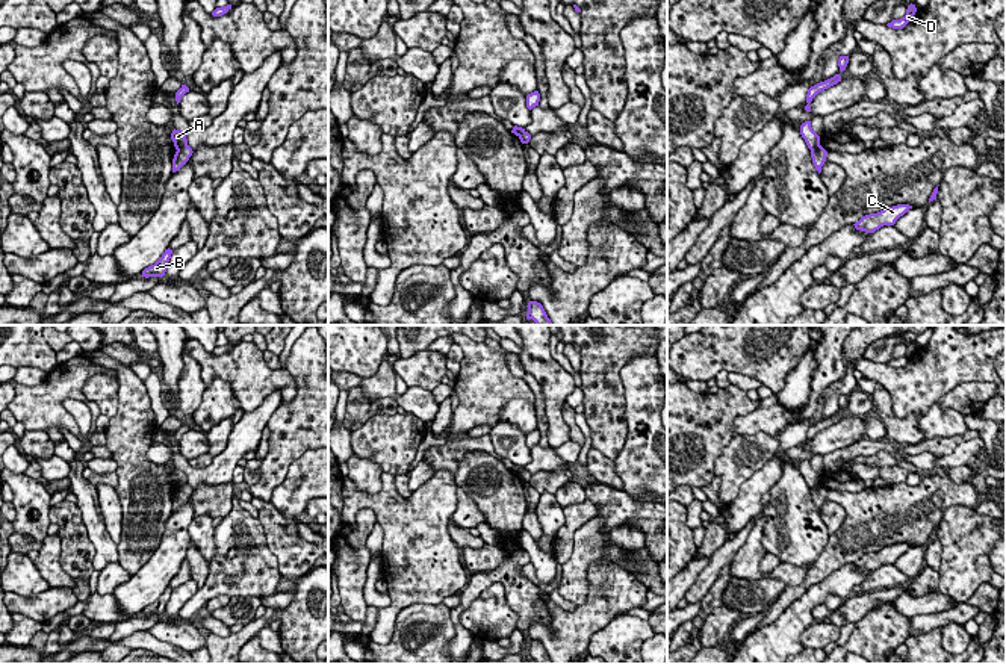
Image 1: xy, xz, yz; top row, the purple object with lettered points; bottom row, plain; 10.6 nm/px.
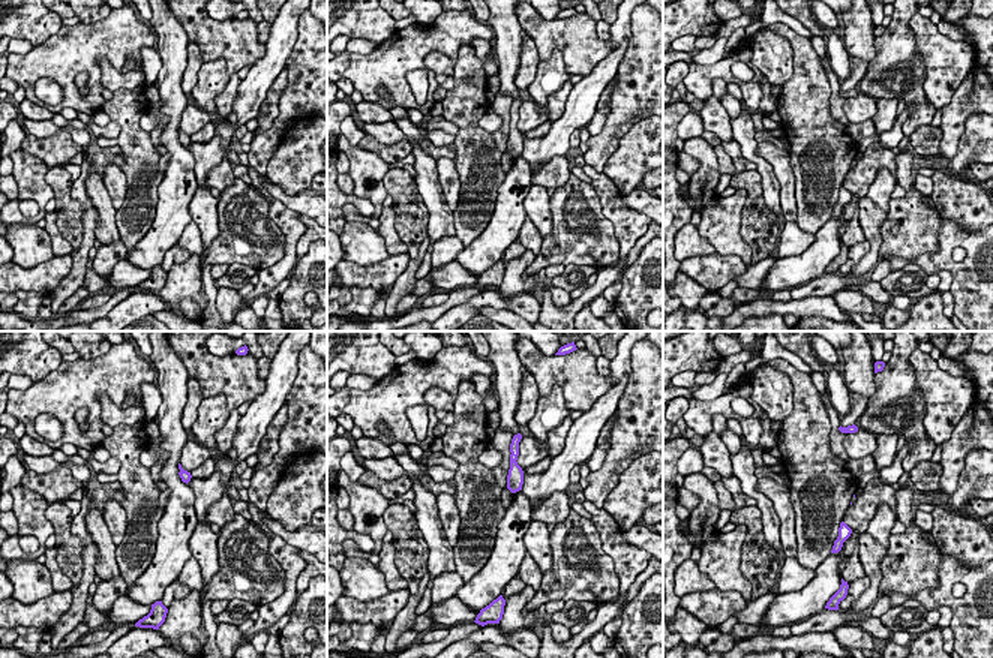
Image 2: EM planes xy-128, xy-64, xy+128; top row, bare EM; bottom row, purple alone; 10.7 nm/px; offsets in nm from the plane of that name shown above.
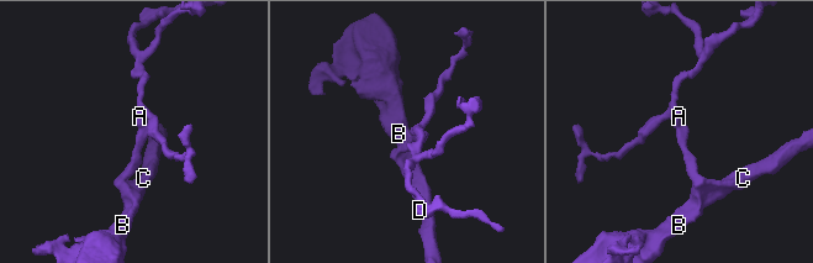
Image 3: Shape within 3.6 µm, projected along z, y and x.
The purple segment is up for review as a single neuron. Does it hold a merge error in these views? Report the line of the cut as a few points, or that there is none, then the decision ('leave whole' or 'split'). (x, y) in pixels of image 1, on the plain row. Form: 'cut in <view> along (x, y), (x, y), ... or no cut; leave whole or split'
cut in xy along (186, 481), (177, 489); split

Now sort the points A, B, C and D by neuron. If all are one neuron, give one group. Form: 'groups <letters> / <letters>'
groups A D / B C

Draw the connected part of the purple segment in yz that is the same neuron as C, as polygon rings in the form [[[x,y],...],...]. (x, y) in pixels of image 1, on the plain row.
[[[897,543],[893,546],[886,546],[877,552],[870,552],[862,555],[855,564],[856,569],[865,572],[874,572],[883,564],[894,564],[896,560],[903,555],[912,545],[909,543]]]

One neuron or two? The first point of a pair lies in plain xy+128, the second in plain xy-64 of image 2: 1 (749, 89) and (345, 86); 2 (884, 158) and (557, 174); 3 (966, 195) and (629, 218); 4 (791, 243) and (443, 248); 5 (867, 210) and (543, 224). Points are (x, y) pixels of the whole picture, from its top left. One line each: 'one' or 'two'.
1: two
2: one
3: one
4: one
5: two

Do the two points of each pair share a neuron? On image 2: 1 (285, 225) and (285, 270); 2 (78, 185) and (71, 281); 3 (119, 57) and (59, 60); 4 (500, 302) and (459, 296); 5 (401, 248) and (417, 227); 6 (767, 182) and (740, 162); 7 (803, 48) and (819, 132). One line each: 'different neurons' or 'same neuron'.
1: same neuron
2: same neuron
3: same neuron
4: different neurons
5: different neurons
6: different neurons
7: same neuron

